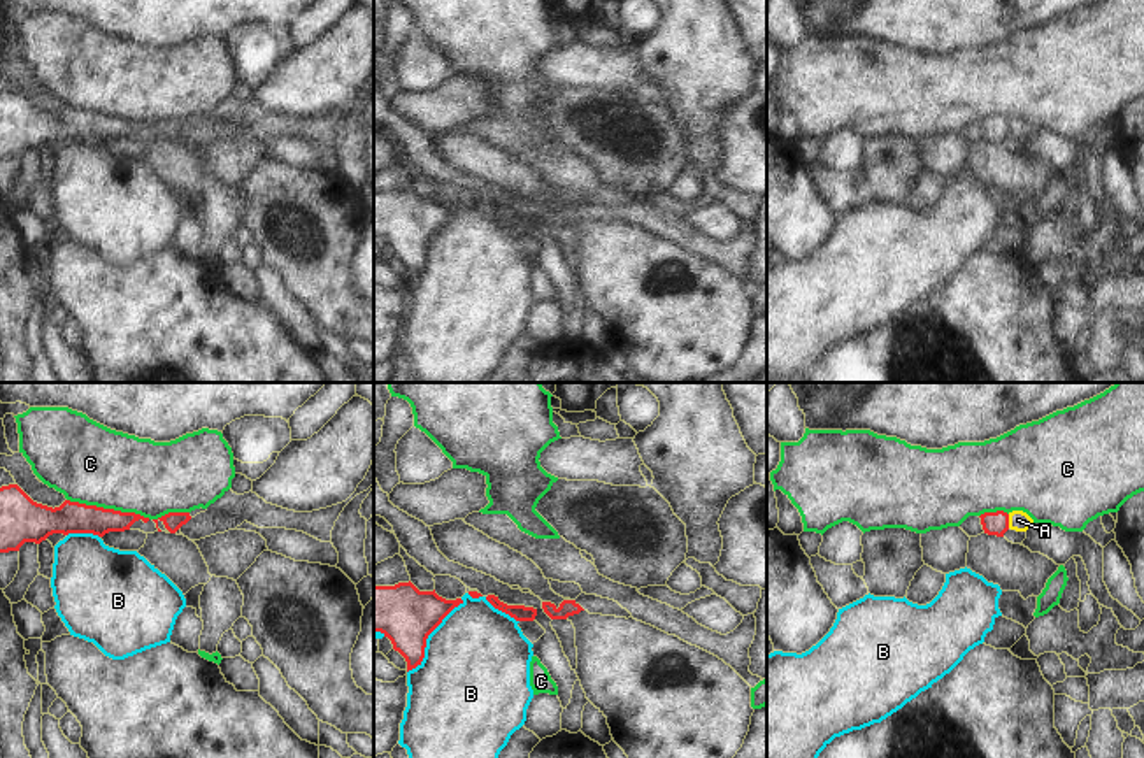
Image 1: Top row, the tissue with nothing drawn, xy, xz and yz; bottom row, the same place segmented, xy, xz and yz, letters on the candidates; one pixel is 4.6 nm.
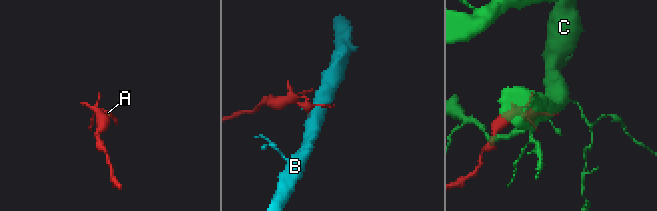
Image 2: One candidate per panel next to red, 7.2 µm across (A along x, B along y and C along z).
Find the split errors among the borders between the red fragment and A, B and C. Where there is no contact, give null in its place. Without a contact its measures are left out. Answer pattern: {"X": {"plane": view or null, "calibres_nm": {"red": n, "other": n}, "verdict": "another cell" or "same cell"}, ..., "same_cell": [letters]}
{"A": {"plane": "yz", "calibres_nm": {"red": 110, "other": 90}, "verdict": "another cell"}, "B": {"plane": "xz", "calibres_nm": {"red": 260, "other": 480}, "verdict": "another cell"}, "C": {"plane": "xy", "calibres_nm": {"red": 140, "other": 360}, "verdict": "another cell"}, "same_cell": []}

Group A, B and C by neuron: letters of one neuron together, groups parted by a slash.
A / B / C

